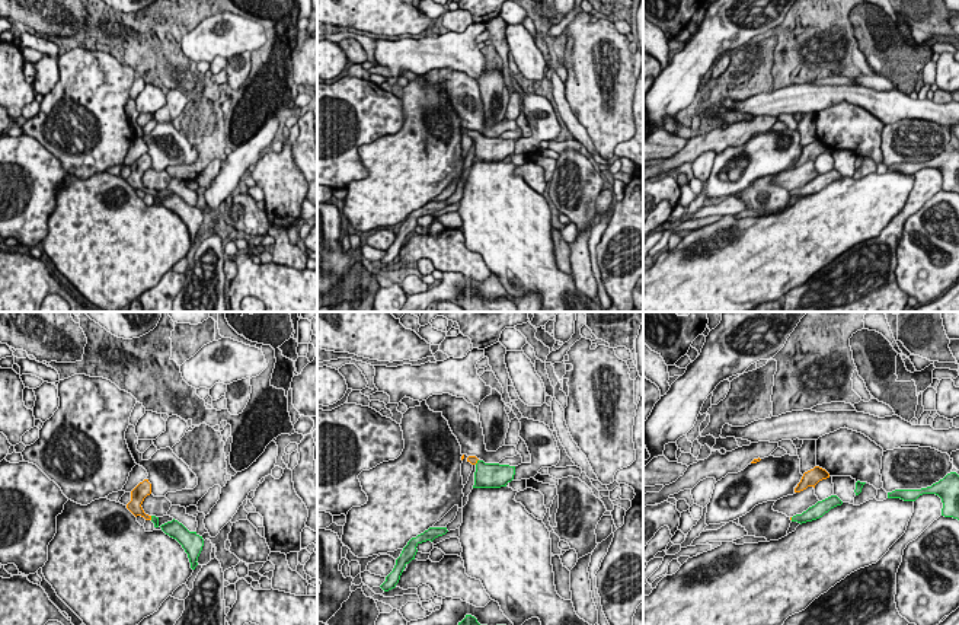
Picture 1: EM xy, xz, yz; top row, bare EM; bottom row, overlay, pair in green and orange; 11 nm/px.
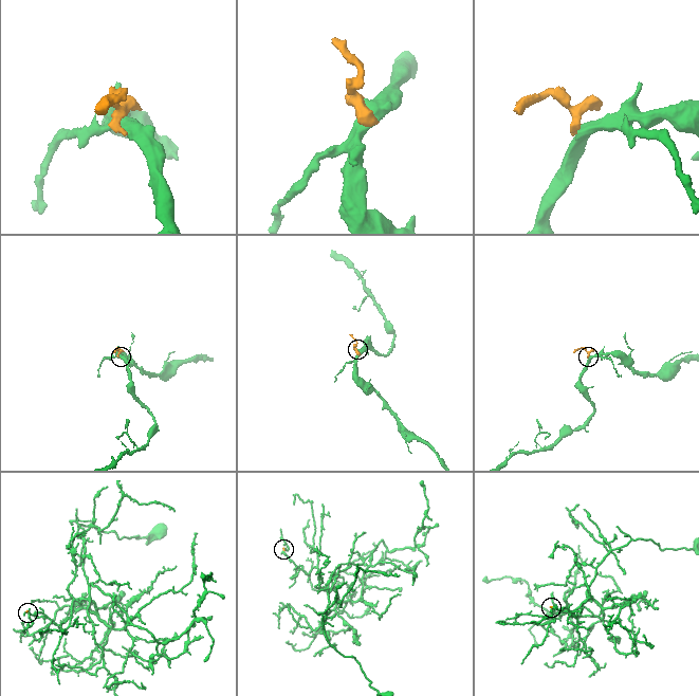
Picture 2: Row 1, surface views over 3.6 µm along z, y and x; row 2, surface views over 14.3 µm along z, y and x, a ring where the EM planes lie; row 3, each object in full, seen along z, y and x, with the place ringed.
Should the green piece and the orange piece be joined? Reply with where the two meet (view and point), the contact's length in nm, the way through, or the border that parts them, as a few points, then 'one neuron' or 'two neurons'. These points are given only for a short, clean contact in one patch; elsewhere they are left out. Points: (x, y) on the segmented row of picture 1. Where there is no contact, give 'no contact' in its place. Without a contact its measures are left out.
meets green in xz at (478, 462); contact 70 nm long; runs through xz (488, 475), (478, 462), (472, 459); one neuron

